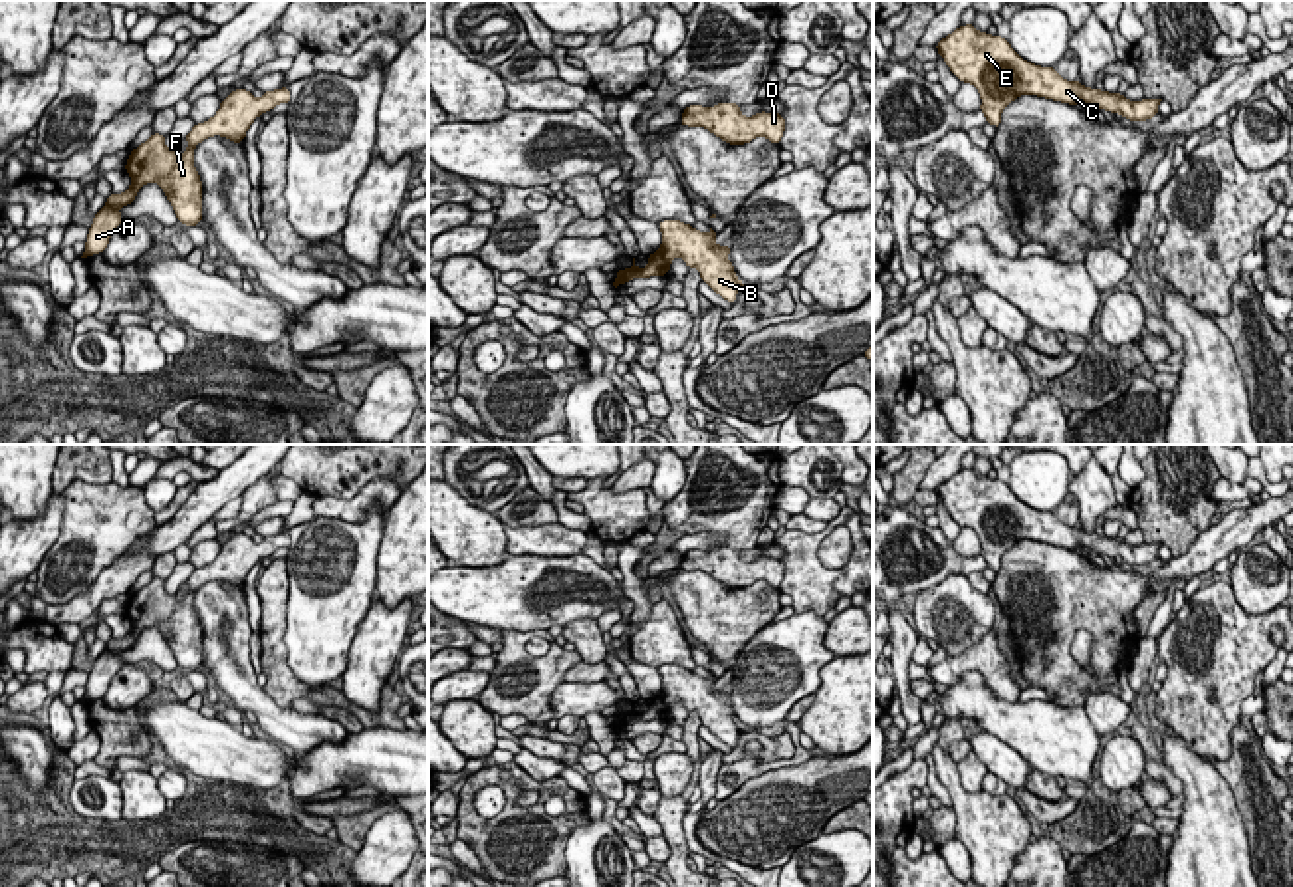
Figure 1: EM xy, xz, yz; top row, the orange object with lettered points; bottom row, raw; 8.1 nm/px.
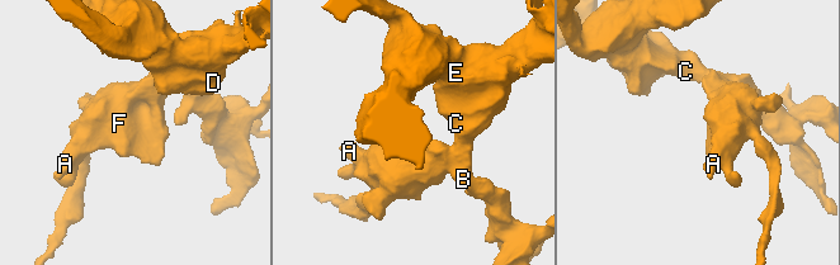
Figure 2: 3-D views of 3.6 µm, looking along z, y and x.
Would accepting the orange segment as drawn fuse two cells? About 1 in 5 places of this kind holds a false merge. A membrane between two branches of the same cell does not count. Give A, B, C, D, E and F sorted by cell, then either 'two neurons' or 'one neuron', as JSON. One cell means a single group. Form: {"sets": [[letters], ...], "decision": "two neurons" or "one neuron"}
{"sets": [["A", "B", "C", "D", "E", "F"]], "decision": "one neuron"}

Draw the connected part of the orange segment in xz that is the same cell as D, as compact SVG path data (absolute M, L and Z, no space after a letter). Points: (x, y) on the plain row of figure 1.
M726 546L716 552L686 552L680 570L704 571L728 589L744 589L756 581L767 581L773 589L779 589L785 575L781 558L760 556L754 562L744 562L740 550Z

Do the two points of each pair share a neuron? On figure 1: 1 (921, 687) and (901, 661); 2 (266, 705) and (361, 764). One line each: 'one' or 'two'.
1: two
2: two

